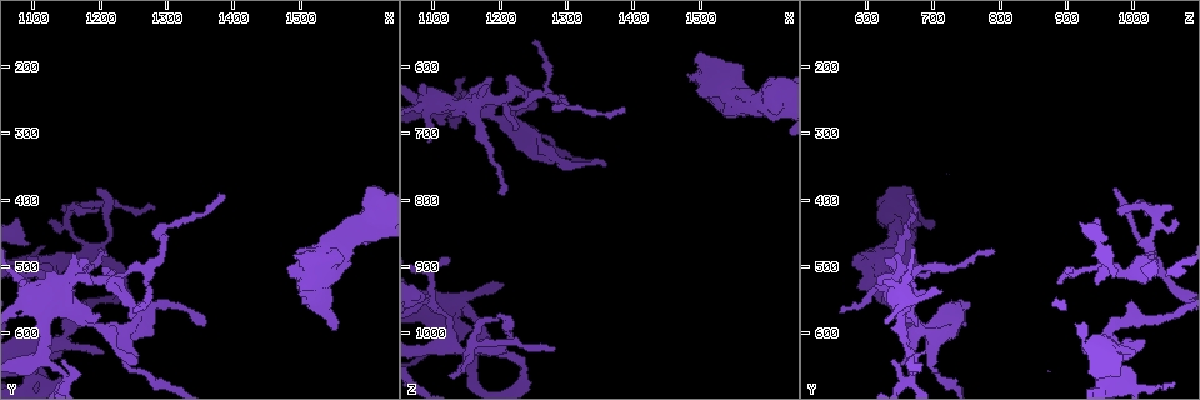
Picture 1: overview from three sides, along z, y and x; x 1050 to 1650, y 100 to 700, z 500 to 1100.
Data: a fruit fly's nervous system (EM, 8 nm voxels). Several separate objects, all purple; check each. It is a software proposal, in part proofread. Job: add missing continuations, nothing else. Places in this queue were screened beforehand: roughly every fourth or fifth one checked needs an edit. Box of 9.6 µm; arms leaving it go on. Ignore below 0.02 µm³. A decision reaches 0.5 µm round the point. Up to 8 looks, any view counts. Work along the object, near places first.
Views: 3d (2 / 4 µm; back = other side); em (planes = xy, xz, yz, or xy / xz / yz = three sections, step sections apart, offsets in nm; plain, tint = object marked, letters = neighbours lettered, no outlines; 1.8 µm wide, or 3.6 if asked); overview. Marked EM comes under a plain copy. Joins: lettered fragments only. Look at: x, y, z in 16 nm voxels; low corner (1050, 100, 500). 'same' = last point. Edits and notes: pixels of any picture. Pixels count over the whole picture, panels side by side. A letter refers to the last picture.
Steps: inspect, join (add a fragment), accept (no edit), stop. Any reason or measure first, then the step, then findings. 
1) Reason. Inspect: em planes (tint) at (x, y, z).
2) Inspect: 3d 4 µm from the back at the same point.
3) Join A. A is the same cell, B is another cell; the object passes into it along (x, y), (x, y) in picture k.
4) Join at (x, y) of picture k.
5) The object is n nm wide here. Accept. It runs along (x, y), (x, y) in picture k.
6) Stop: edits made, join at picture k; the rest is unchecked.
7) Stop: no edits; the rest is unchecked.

Thin end. Inspect: em yz step 8 (letters) at (1120, 530, 890).

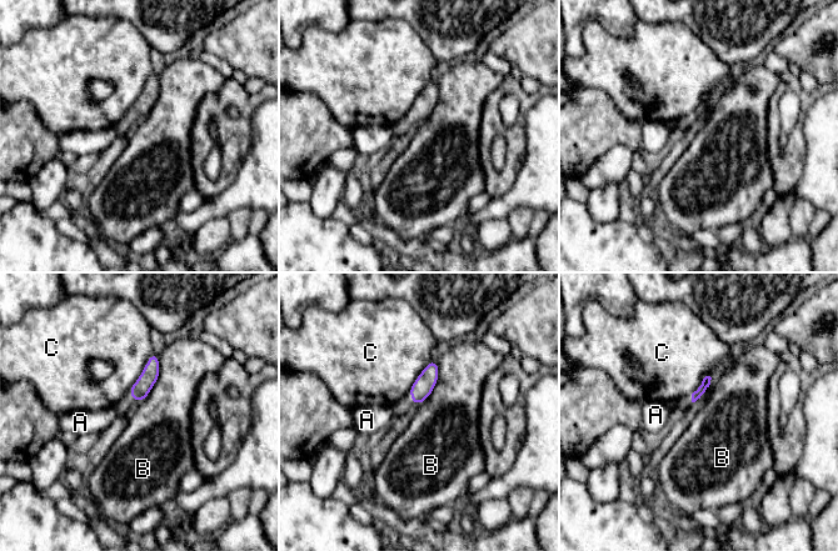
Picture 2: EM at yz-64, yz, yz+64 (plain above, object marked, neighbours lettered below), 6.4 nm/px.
Accept. A, B and C are other cells; none of them fits.

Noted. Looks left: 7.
Branch stops here. Inspect: 3d 4 µm at (1145, 410, 1055).

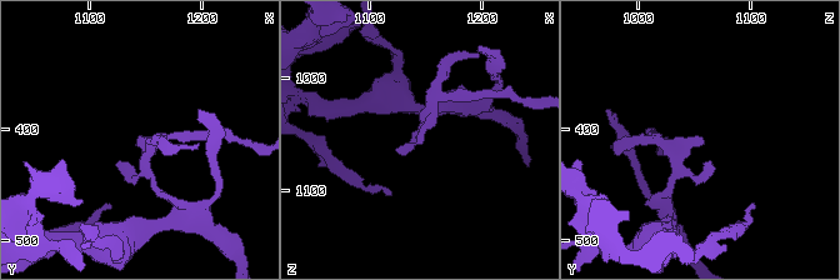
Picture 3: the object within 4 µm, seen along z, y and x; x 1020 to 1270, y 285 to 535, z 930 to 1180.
Shape alone is not enough. Inspect: em yz step 8 (tint) at (1144, 410, 1058).

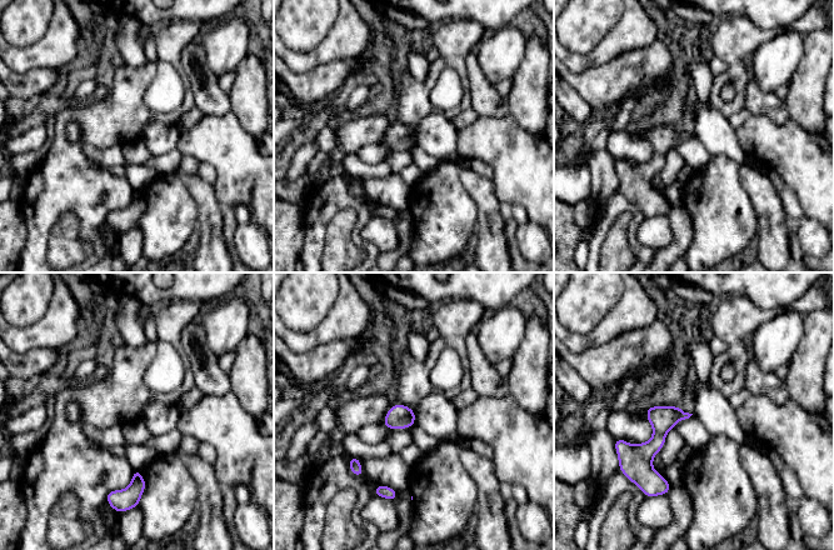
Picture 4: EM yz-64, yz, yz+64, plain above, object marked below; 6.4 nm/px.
What lies round it. Inspect: em yz step 8 (letters) at the same point.

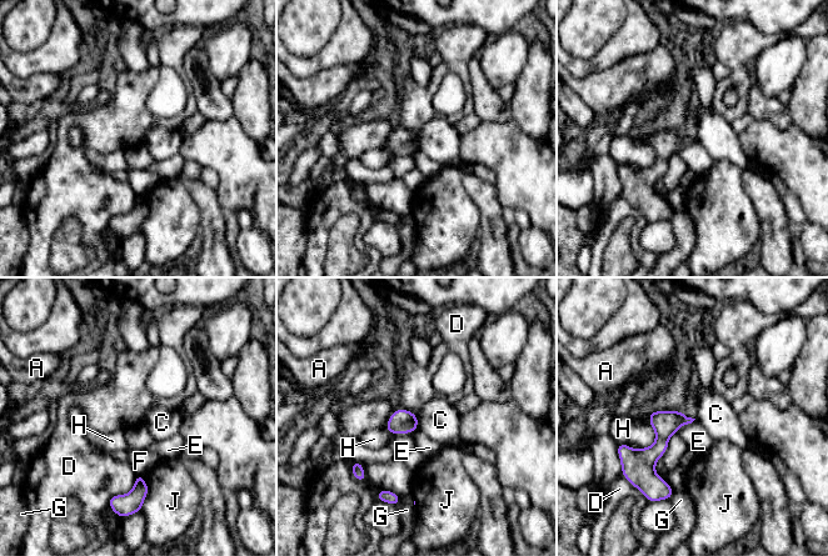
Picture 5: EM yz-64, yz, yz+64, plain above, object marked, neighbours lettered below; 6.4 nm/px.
Accept. A, C, D, E, F, G, H and J are other cells; it runs along (678, 414), (651, 456), (659, 481) in picture 5; no lettered fragment goes on from it.

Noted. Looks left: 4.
Thin end. Inspect: 3d 4 µm at (1245, 570, 565).

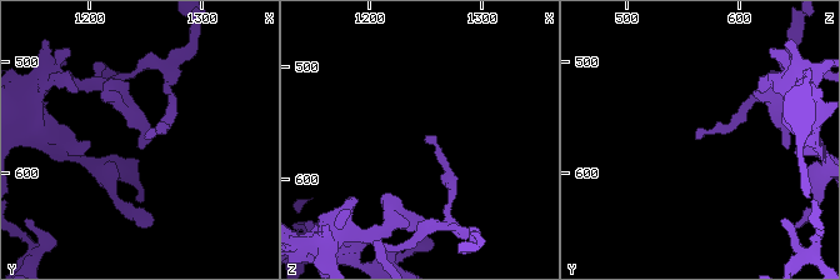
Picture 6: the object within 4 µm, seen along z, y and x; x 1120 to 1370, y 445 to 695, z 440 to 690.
Need the tissue. Inspect: em yz step 4 (letters) at (1250, 570, 566).

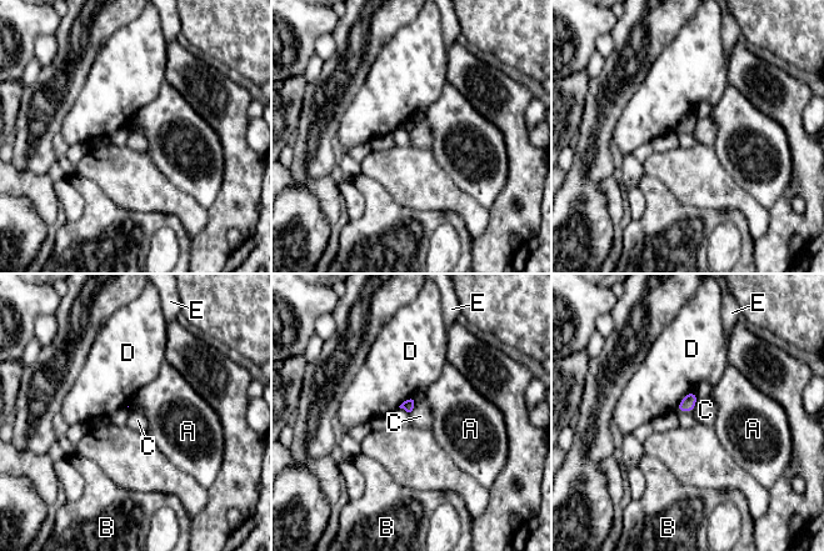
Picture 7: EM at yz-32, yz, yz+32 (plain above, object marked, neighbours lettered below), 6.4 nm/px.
Cut it another way. Inspect: em planes (letters) at the same point.

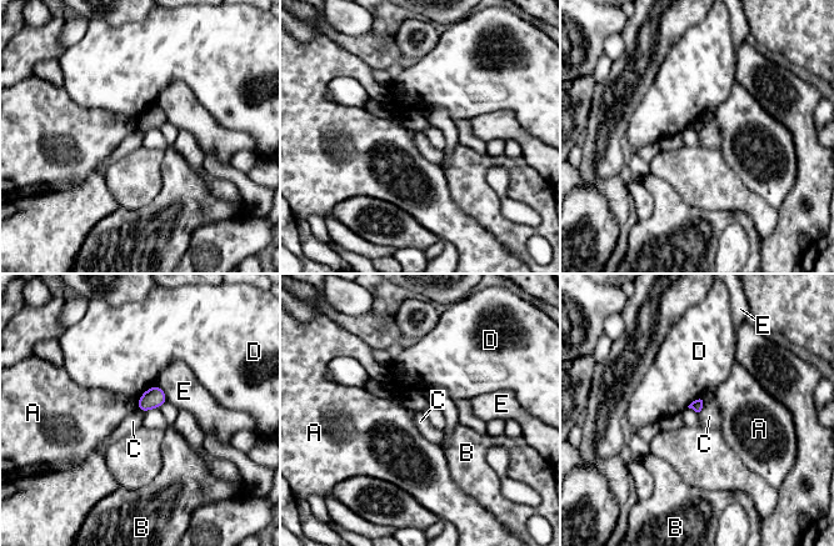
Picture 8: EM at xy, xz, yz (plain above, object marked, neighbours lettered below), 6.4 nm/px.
Accept. A, B, C, D and E are other cells; no lettered fragment goes on from it.

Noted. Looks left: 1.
Stop: no edits; the rest is unchecked.

